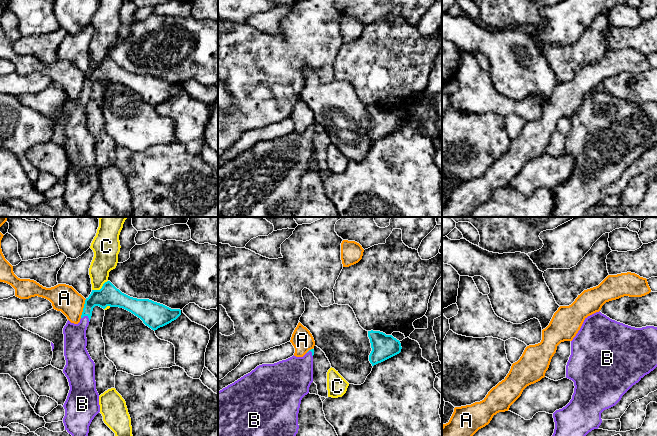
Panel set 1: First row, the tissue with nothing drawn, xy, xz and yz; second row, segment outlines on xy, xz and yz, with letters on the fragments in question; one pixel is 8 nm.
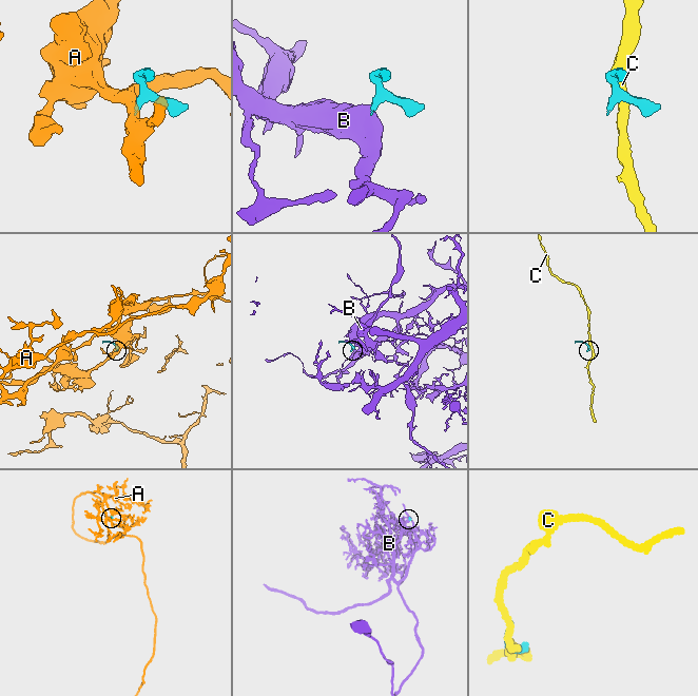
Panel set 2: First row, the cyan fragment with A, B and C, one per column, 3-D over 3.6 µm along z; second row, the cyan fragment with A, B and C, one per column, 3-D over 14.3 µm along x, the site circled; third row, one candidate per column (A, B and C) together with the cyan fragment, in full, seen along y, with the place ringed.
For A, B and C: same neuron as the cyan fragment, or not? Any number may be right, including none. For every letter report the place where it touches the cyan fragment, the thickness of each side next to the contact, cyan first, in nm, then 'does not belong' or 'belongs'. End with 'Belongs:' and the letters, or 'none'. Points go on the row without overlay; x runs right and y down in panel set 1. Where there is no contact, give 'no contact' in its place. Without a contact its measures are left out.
A: contact xy (83, 84); calibres 170 and 220 nm; does not belong
B: contact xy (86, 91); calibres 170 and 190 nm; belongs
C: contact xy (101, 64); calibres 170 and 200 nm; does not belong
Belongs: B

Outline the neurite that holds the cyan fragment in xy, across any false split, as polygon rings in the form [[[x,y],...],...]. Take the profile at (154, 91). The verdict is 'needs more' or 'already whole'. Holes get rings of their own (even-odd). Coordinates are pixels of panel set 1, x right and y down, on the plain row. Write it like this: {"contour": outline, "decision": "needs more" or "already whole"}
{"contour": [[[110,57],[105,58],[100,66],[92,66],[85,76],[80,98],[74,100],[68,96],[63,104],[66,136],[63,149],[70,162],[63,181],[65,185],[63,199],[65,206],[76,216],[87,214],[89,202],[100,188],[95,139],[86,125],[86,106],[95,82],[103,85],[107,82],[123,84],[140,94],[154,107],[181,91],[180,85],[171,85],[149,75],[130,73],[122,69]]], "decision": "needs more"}

